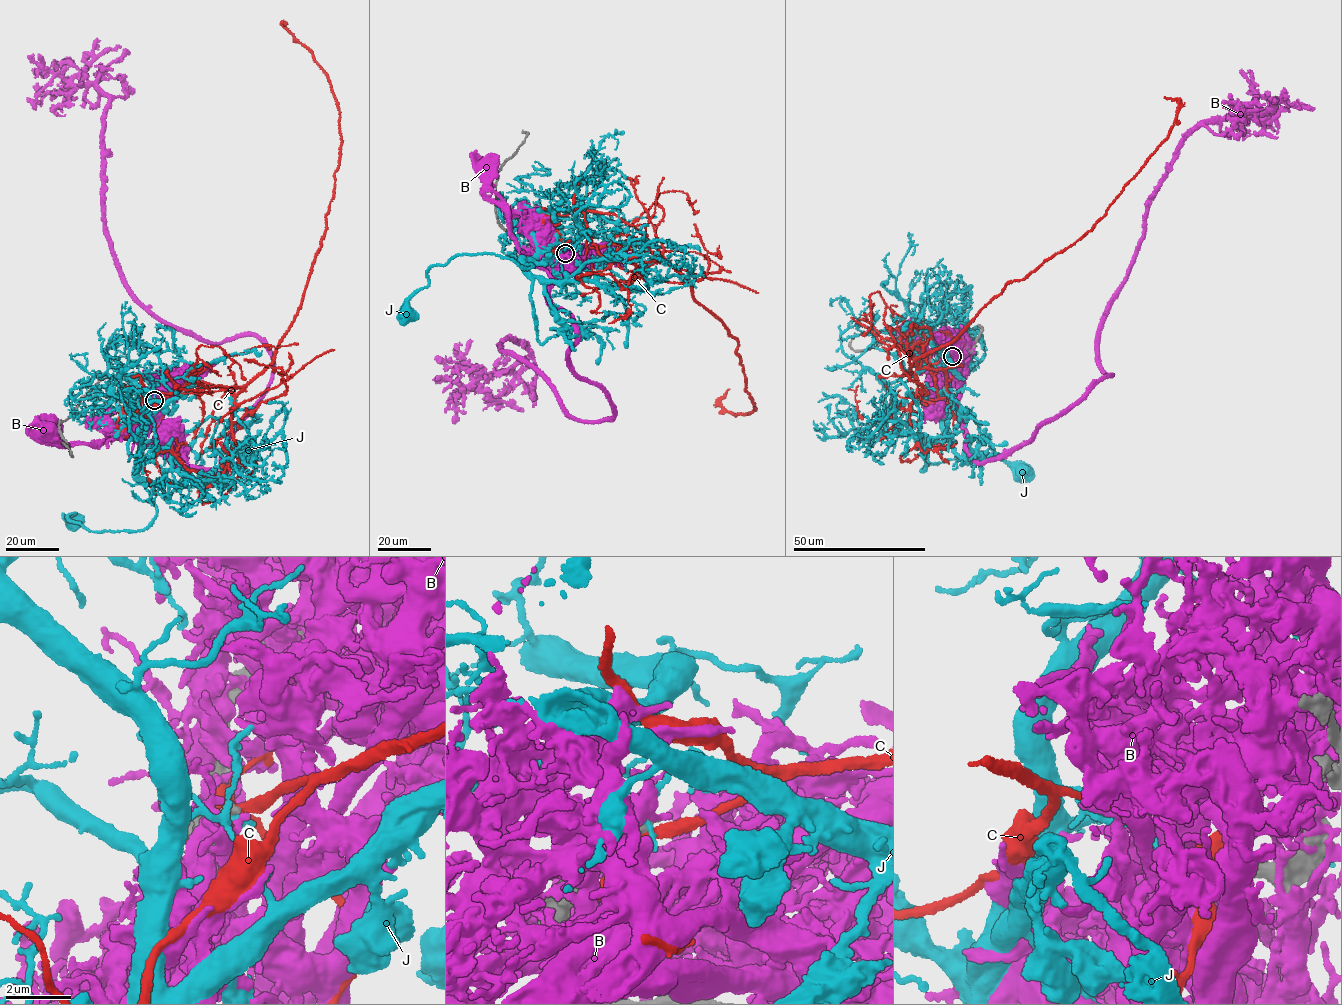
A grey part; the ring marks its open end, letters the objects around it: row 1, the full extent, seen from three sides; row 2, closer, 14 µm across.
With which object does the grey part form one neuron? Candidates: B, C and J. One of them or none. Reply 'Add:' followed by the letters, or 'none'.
Add: none

